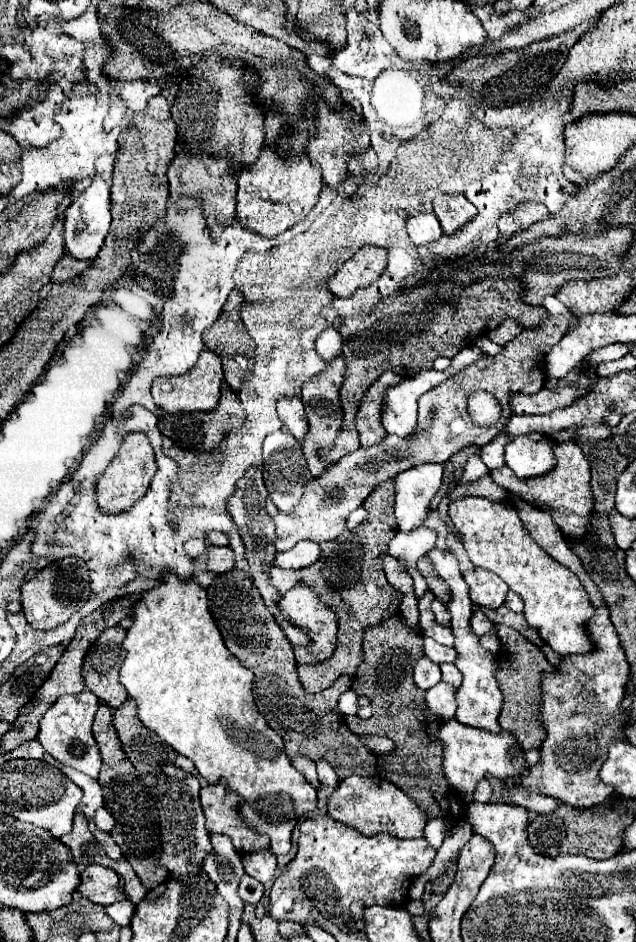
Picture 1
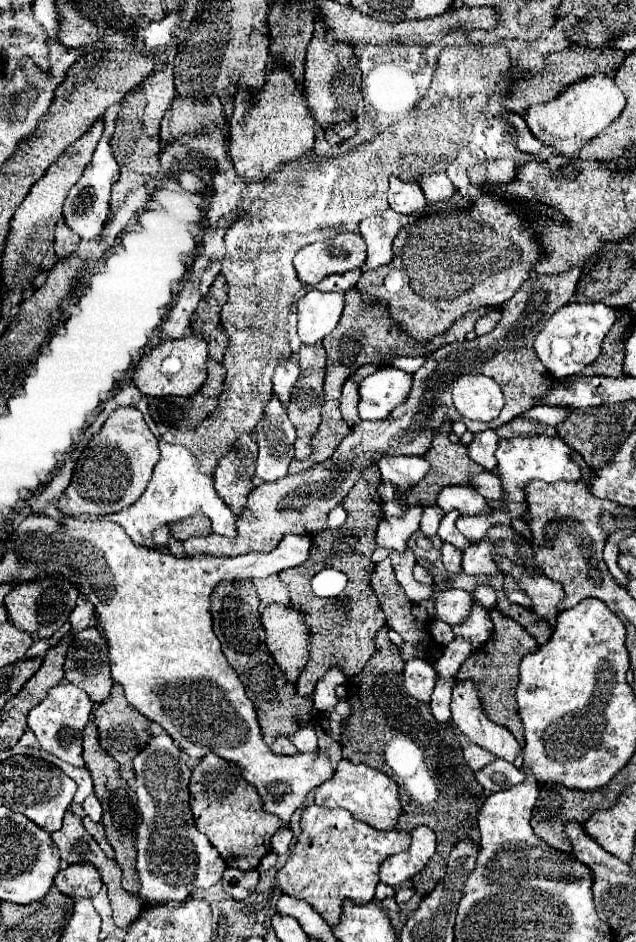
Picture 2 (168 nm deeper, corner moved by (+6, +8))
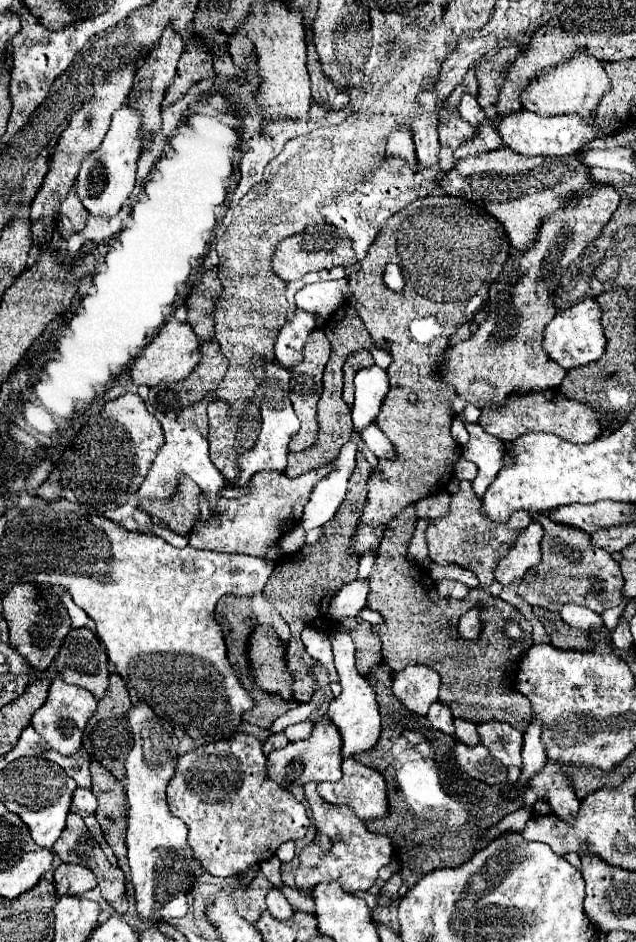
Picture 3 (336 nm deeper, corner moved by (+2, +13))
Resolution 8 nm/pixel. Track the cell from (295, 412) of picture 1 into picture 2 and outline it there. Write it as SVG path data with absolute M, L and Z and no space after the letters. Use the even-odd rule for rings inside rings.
M294 358L282 360L282 364L274 372L274 378L272 378L274 394L280 398L280 402L284 406L290 404L290 392L292 392L294 382L298 380L298 372L300 372L300 368L298 368L298 362Z

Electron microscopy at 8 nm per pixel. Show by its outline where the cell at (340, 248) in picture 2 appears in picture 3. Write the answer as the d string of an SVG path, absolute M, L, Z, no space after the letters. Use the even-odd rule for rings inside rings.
M310 225L306 231L298 235L286 237L282 243L278 243L278 251L274 253L272 259L272 269L274 275L278 275L282 281L294 281L304 277L310 271L322 271L322 269L332 269L332 267L352 267L356 263L356 255L352 249L350 239L338 231L332 225Z

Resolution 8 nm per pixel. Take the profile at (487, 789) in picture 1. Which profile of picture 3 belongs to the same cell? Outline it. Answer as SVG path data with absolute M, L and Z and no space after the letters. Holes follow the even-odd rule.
M454 719L454 727L456 727L456 737L466 743L466 745L478 745L480 737L476 733L476 723L468 721L468 719Z

